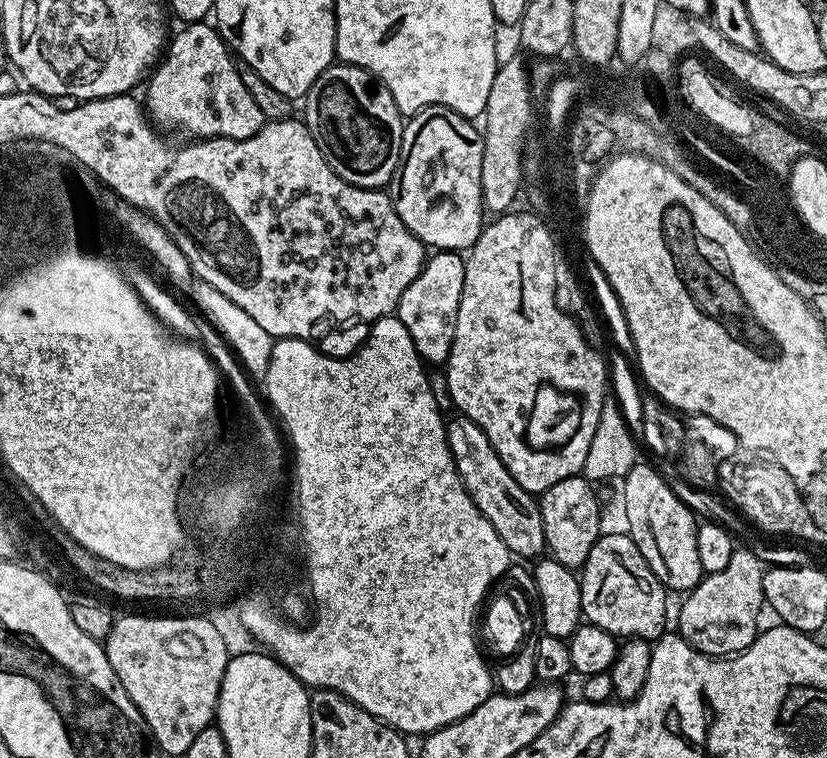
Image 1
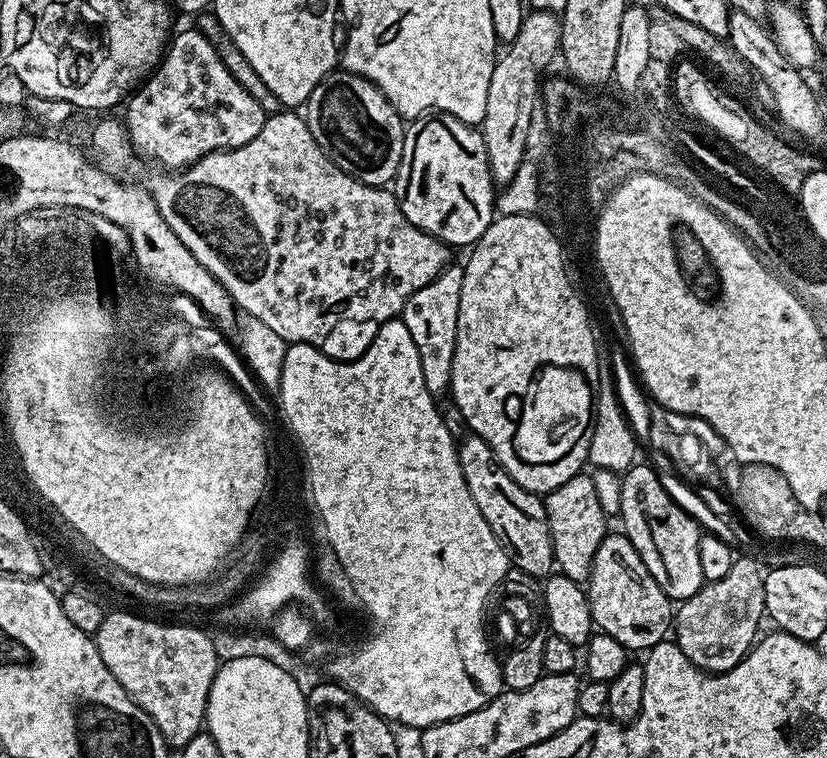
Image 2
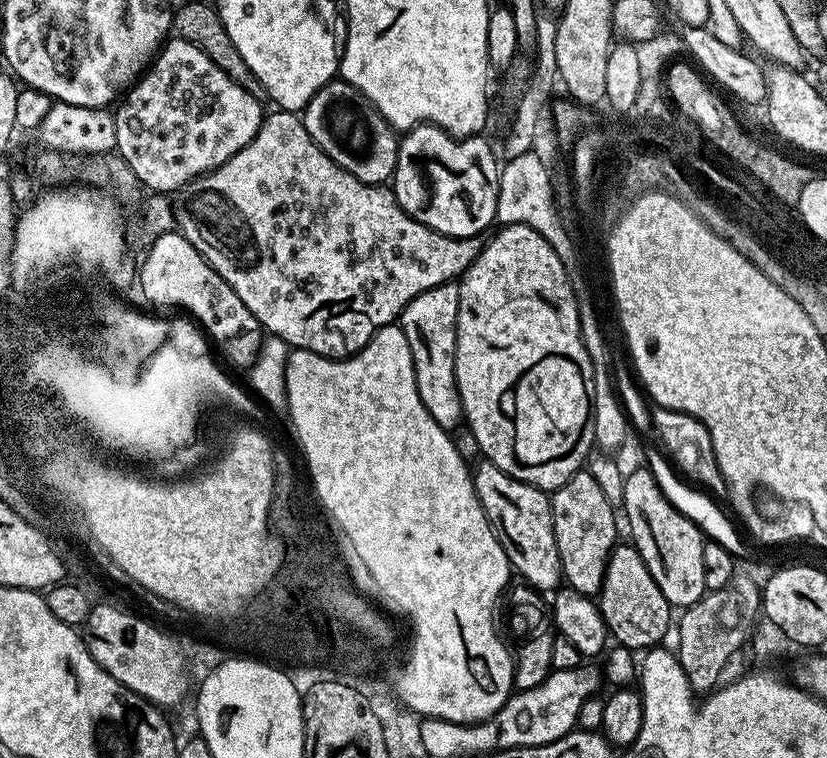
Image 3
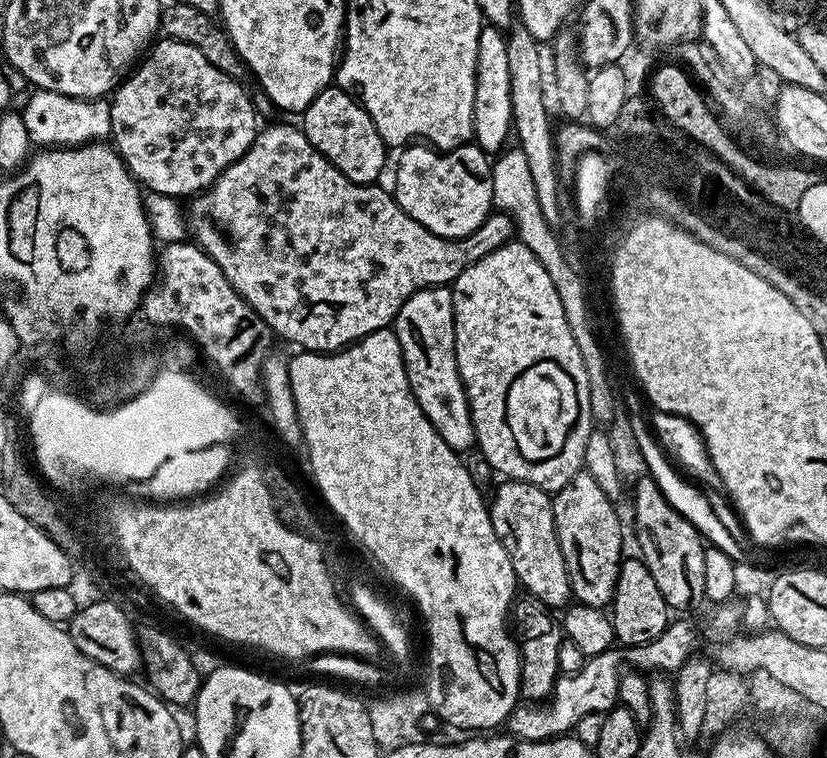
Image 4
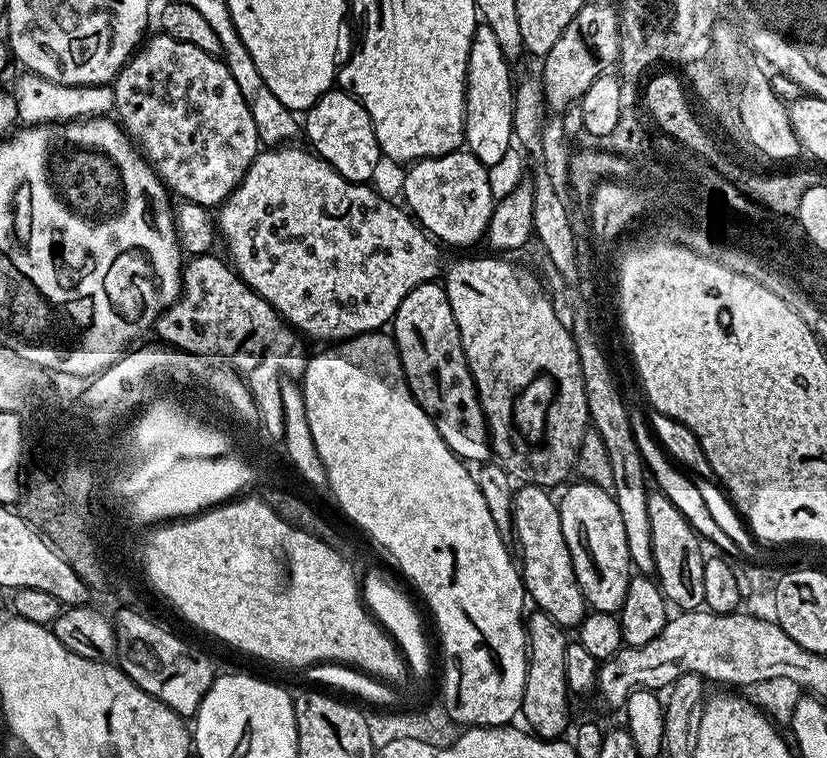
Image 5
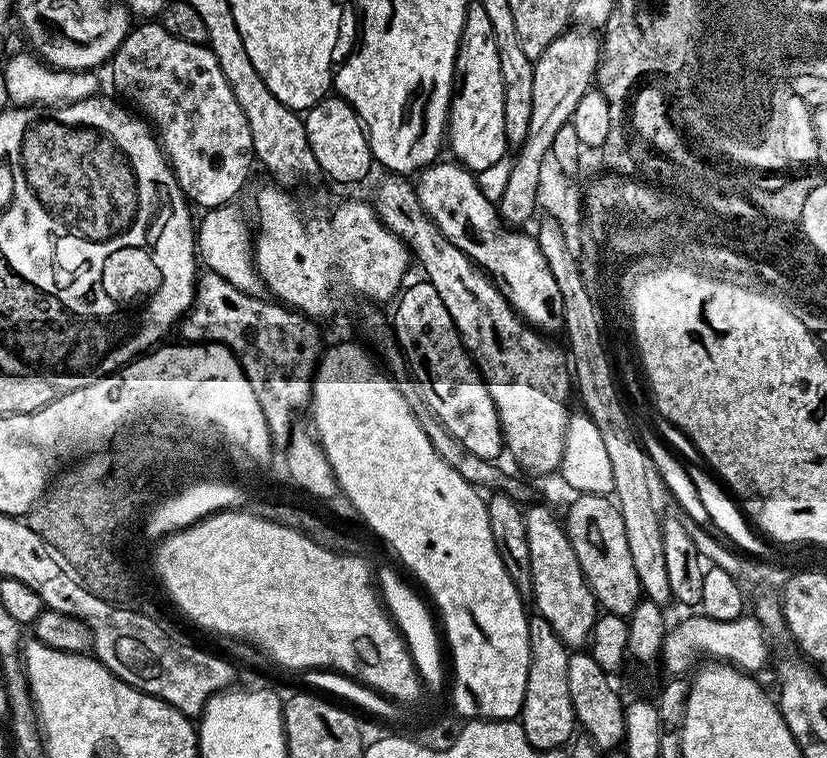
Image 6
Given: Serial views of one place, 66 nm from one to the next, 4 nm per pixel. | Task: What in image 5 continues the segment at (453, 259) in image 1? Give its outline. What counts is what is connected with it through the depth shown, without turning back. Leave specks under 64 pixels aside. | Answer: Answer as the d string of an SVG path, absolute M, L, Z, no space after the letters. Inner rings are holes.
M429 282L410 290L410 294L402 298L402 306L398 306L390 328L394 333L396 349L400 352L403 379L408 381L408 389L412 391L412 397L419 402L426 415L431 416L436 423L438 434L442 434L448 449L465 462L487 461L490 456L488 423L484 420L484 411L476 393L476 383L472 380L460 345L458 322L454 322L454 310L450 310L450 302L443 283Z

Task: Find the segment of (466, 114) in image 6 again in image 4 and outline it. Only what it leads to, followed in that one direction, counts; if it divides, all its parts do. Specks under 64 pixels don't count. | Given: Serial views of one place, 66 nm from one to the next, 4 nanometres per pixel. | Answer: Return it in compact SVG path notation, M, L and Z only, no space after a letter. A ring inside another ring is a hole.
M491 26L481 27L478 38L478 62L476 63L476 102L474 112L474 142L489 154L496 154L509 143L508 134L513 131L513 116L511 104L511 80L509 59L507 58L507 44L505 33L501 29Z

